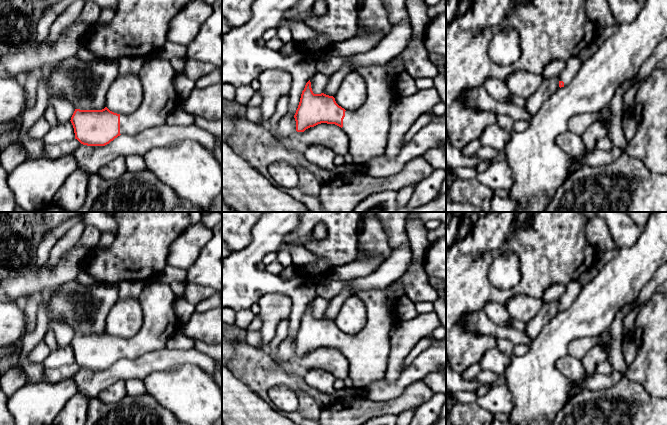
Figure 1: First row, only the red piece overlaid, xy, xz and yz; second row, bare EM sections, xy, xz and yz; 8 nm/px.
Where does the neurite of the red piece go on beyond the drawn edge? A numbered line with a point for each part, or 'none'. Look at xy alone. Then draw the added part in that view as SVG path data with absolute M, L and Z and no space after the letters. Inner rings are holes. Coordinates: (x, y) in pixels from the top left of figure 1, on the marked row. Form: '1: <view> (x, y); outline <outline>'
1: xy (159, 97); outline M148 60L138 73L142 85L140 107L128 115L120 115L120 134L136 135L152 127L166 124L169 114L180 100L174 86L177 73L170 60Z

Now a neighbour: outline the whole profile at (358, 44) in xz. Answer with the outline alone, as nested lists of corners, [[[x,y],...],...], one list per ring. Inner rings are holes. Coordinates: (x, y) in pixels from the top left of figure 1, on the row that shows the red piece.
[[[372,32],[363,36],[354,36],[343,42],[336,43],[329,49],[329,54],[339,56],[352,56],[354,54],[367,52],[381,41],[384,37],[381,32]]]

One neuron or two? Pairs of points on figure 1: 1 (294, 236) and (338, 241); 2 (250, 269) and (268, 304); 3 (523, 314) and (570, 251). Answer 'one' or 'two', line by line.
1: one
2: two
3: two

